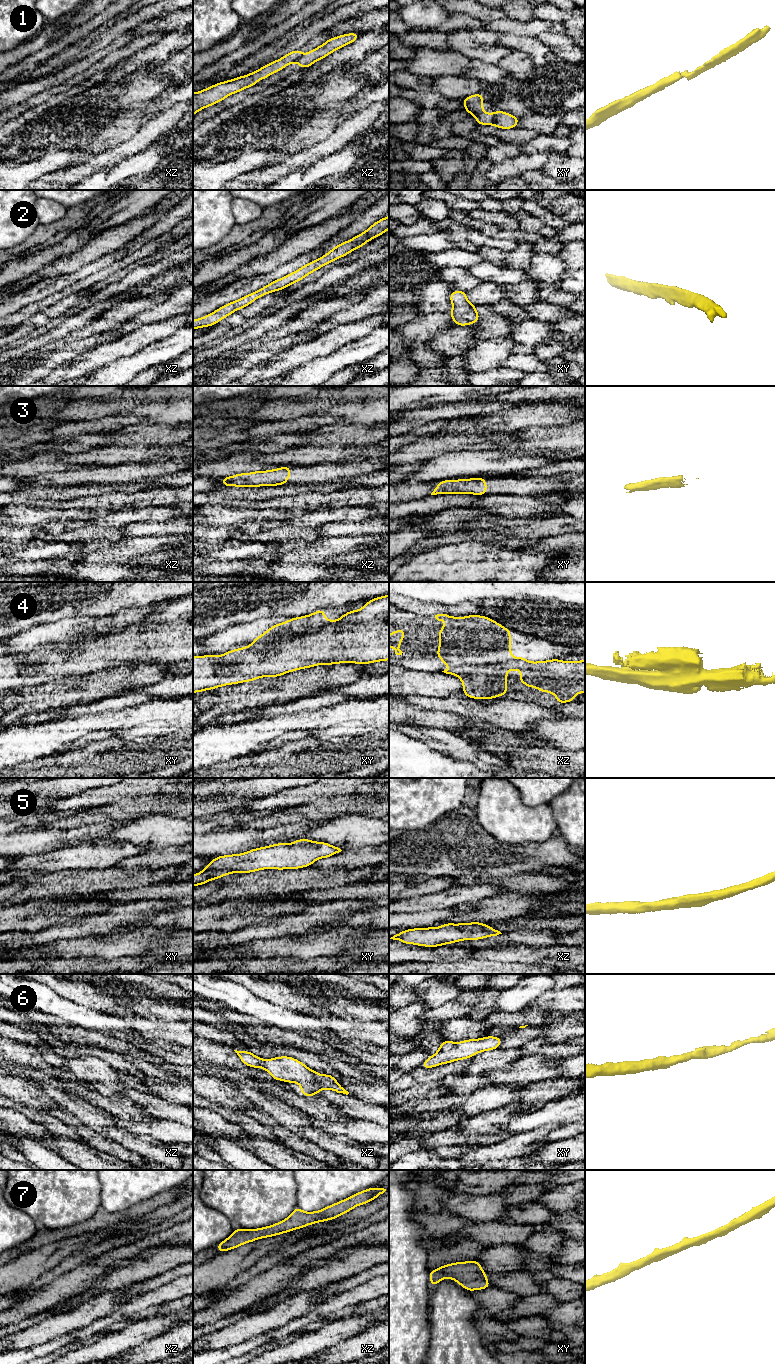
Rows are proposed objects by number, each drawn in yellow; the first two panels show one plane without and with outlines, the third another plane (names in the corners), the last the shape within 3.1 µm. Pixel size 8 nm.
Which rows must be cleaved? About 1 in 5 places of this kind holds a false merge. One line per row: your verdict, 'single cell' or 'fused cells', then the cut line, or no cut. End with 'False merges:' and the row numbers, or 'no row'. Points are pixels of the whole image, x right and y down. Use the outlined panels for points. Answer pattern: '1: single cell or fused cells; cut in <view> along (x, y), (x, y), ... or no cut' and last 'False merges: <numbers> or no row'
1: fused cells; cut in xy along (493, 114), (495, 124)
2: single cell; no cut
3: single cell; no cut
4: fused cells; cut in xy along (334, 620), (314, 631), (283, 630), (259, 649), (248, 646)
5: single cell; no cut
6: single cell; no cut
7: single cell; no cut
False merges: 1, 4

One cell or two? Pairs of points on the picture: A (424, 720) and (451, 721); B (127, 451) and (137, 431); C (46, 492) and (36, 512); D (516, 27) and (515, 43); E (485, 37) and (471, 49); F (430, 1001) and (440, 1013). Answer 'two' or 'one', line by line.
A: one
B: two
C: two
D: two
E: two
F: two

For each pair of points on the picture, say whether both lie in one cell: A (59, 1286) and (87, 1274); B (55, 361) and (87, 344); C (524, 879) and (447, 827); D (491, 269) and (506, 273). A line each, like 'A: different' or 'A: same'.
A: same
B: same
C: different
D: same

